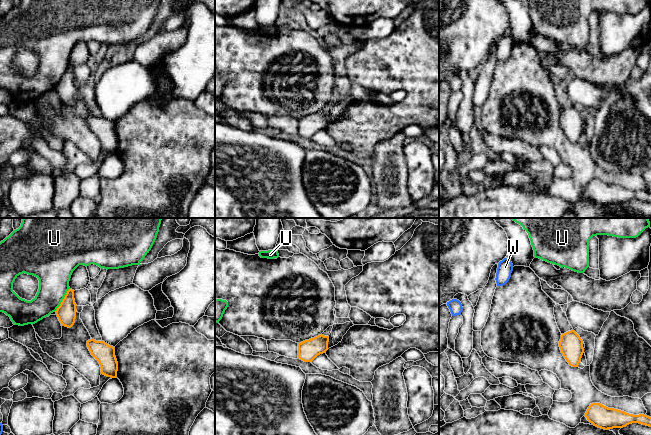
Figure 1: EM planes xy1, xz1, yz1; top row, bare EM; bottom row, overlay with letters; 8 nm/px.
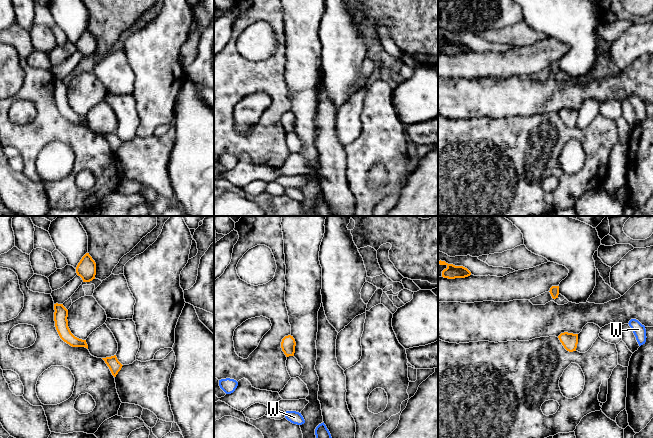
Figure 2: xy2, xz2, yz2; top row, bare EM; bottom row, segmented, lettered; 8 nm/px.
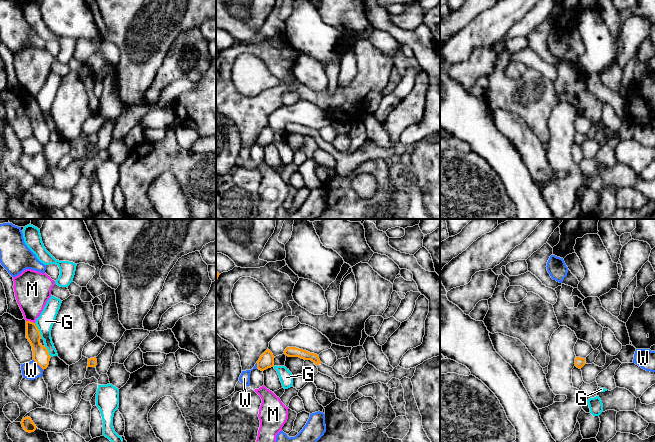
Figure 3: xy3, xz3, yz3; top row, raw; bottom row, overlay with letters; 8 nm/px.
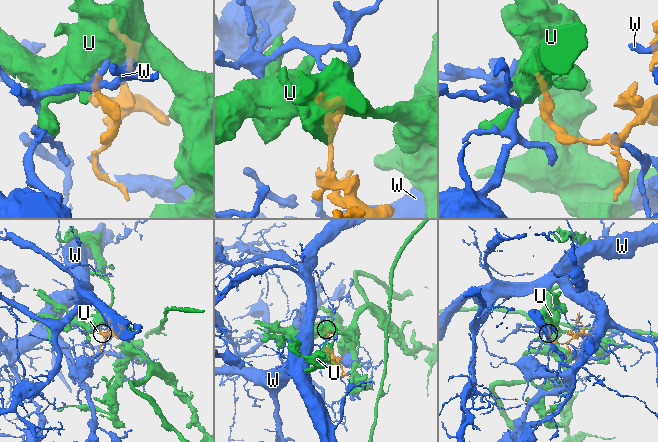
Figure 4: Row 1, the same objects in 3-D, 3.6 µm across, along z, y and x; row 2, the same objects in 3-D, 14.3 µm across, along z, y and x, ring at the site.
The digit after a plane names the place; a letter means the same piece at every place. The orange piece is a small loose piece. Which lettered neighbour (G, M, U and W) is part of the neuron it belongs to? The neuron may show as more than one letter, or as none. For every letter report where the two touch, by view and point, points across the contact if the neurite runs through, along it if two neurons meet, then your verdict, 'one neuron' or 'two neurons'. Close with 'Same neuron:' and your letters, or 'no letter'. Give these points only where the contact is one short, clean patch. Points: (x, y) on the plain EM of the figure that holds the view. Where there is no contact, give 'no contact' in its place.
G: xy3 (38, 106) | along xy3 (34, 99), (41, 113) | two neurons
M: xy3 (29, 97) | along xy3 (26, 96), (34, 99) | two neurons
U: xy1 (62, 76) | along xy1 (69, 64), (60, 81), (54, 87) | two neurons
W: xy3 (38, 140) | along xy3 (33, 135), (43, 146) | two neurons
Same neuron: no letter

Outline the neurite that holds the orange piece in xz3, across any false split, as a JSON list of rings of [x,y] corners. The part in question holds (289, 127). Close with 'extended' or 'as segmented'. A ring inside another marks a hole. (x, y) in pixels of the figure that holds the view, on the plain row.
[[[287,123],[284,130],[288,133],[299,133],[304,136],[311,136],[318,144],[318,148],[327,151],[333,155],[336,160],[335,171],[336,174],[341,177],[346,177],[353,170],[358,168],[358,165],[362,162],[372,159],[384,159],[388,158],[392,154],[401,156],[404,153],[411,155],[414,152],[416,143],[410,145],[404,145],[397,142],[392,148],[385,149],[377,146],[373,141],[367,139],[362,147],[352,154],[344,154],[342,151],[337,150],[332,143],[323,140],[319,131],[310,129],[306,126],[296,123]]] | extended

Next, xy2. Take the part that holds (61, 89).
[[[54,80],[54,97],[60,114],[72,123],[85,123],[88,125],[86,116],[75,113],[68,103],[68,86],[63,80]]] | as segmented

